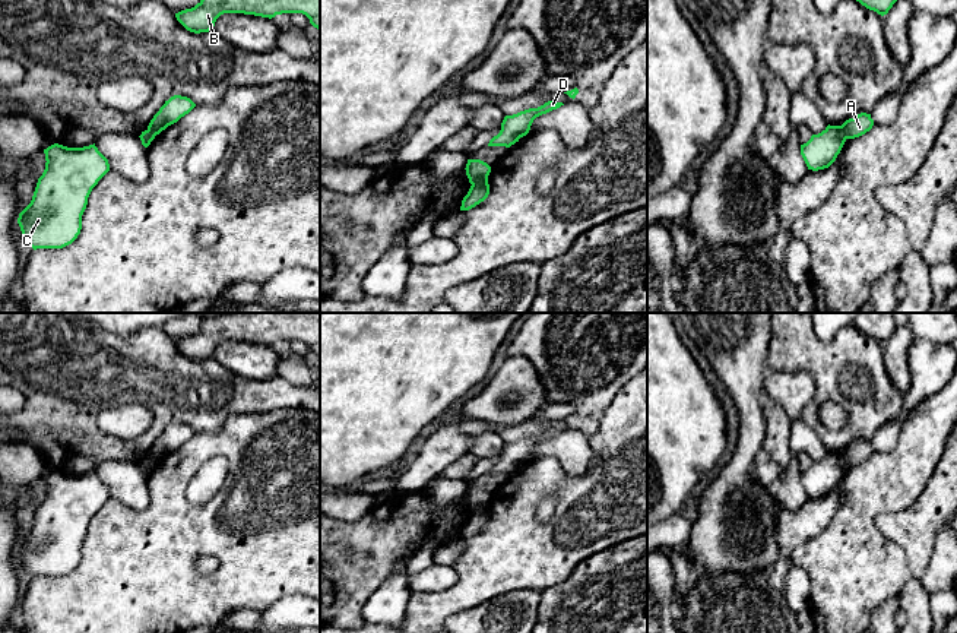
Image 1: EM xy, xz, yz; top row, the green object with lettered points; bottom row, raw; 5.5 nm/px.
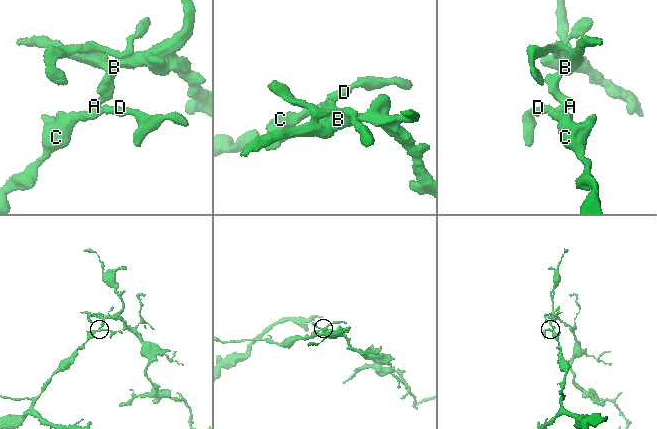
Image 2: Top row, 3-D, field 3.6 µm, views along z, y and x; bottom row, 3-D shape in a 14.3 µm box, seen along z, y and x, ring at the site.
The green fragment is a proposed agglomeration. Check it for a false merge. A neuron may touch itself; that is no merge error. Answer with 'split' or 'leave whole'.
split

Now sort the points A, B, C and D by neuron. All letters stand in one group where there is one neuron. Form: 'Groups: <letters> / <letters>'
Groups: A B / C D

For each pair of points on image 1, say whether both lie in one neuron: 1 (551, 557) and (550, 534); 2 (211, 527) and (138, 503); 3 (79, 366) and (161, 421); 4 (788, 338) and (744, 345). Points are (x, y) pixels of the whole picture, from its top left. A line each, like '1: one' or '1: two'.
1: one
2: two
3: one
4: two

